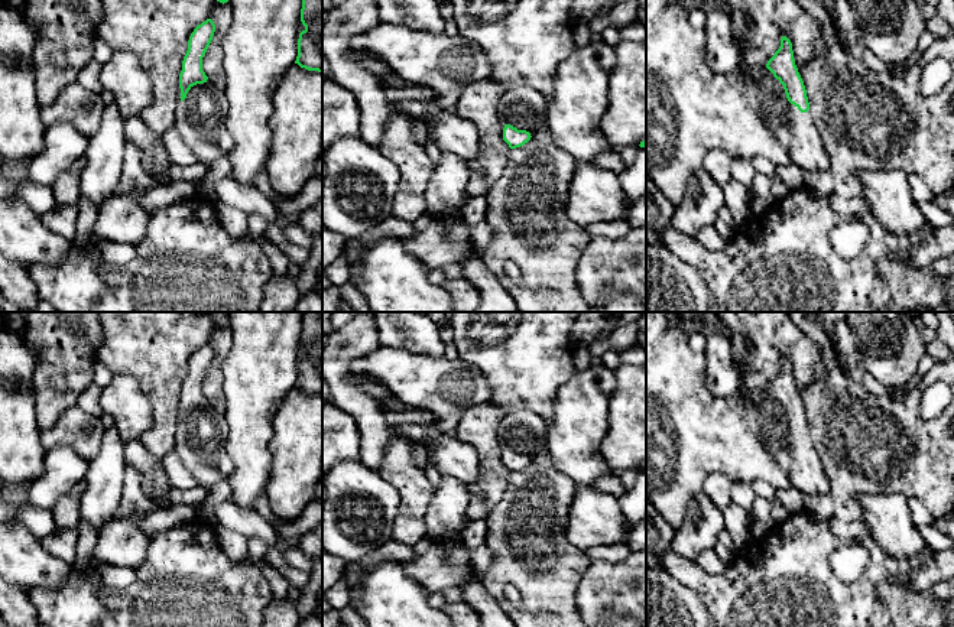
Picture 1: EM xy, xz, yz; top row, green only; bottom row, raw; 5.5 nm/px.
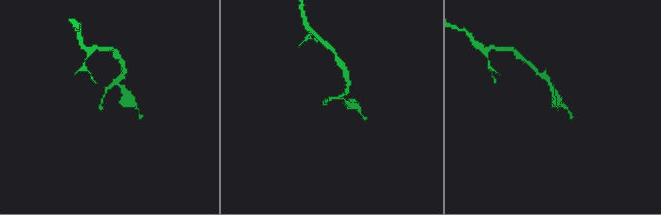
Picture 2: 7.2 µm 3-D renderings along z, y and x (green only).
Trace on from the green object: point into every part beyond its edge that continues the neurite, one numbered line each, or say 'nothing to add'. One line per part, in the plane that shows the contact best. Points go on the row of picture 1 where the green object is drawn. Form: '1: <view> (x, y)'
1: yz (795, 130)

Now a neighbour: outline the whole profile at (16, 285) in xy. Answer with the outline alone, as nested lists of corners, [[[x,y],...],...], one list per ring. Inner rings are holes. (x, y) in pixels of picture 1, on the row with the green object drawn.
[[[0,250],[0,289],[20,311],[35,312],[39,296],[25,267],[9,260]]]

